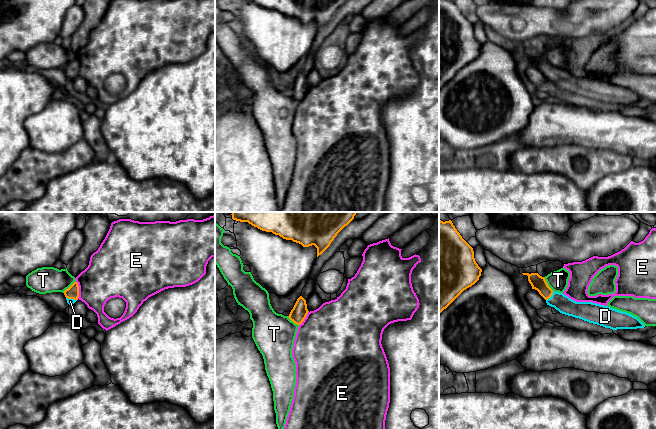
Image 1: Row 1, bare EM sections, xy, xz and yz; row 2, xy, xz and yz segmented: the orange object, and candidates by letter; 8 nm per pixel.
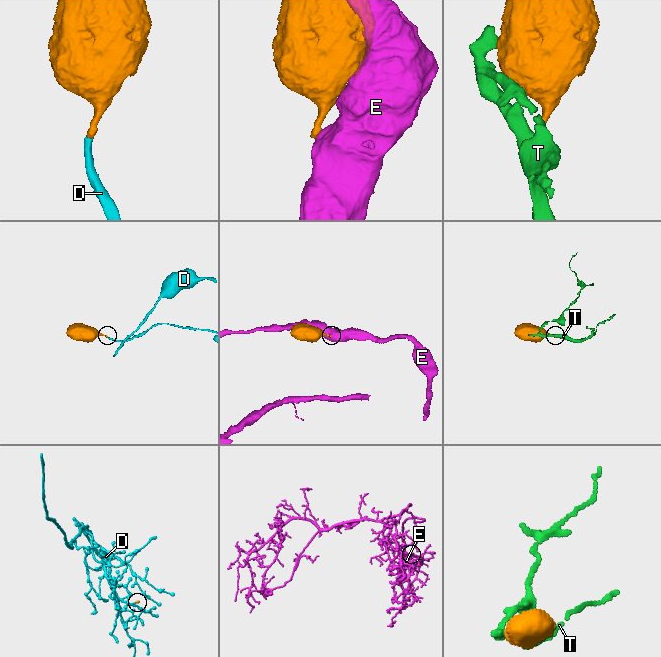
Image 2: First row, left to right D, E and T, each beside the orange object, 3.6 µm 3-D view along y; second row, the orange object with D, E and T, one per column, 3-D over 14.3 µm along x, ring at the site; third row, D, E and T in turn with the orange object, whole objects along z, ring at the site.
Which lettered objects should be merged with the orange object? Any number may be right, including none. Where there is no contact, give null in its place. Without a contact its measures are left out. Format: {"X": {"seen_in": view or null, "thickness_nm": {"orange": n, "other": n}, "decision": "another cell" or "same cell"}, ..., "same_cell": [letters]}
{"D": {"seen_in": "yz", "thickness_nm": {"orange": 120, "other": 140}, "decision": "same cell"}, "E": {"seen_in": "xy", "thickness_nm": {"orange": 100, "other": 340}, "decision": "another cell"}, "T": {"seen_in": "yz", "thickness_nm": {"orange": 120, "other": 160}, "decision": "another cell"}, "same_cell": ["D"]}

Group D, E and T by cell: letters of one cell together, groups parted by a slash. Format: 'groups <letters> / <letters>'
groups D / E / T

